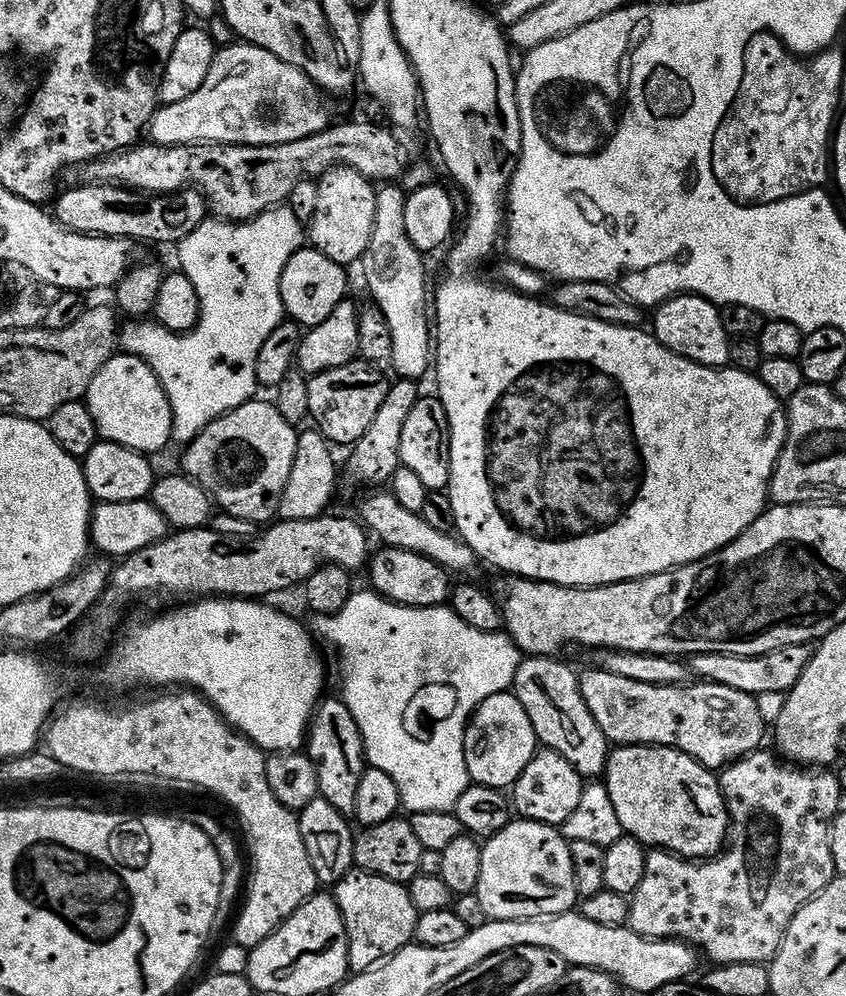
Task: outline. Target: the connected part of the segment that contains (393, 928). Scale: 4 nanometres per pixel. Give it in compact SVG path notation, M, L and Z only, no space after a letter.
M353 870L334 885L334 895L346 926L348 966L353 973L367 972L376 967L400 948L405 948L415 937L418 913L414 902L410 902L405 885L390 878Z

